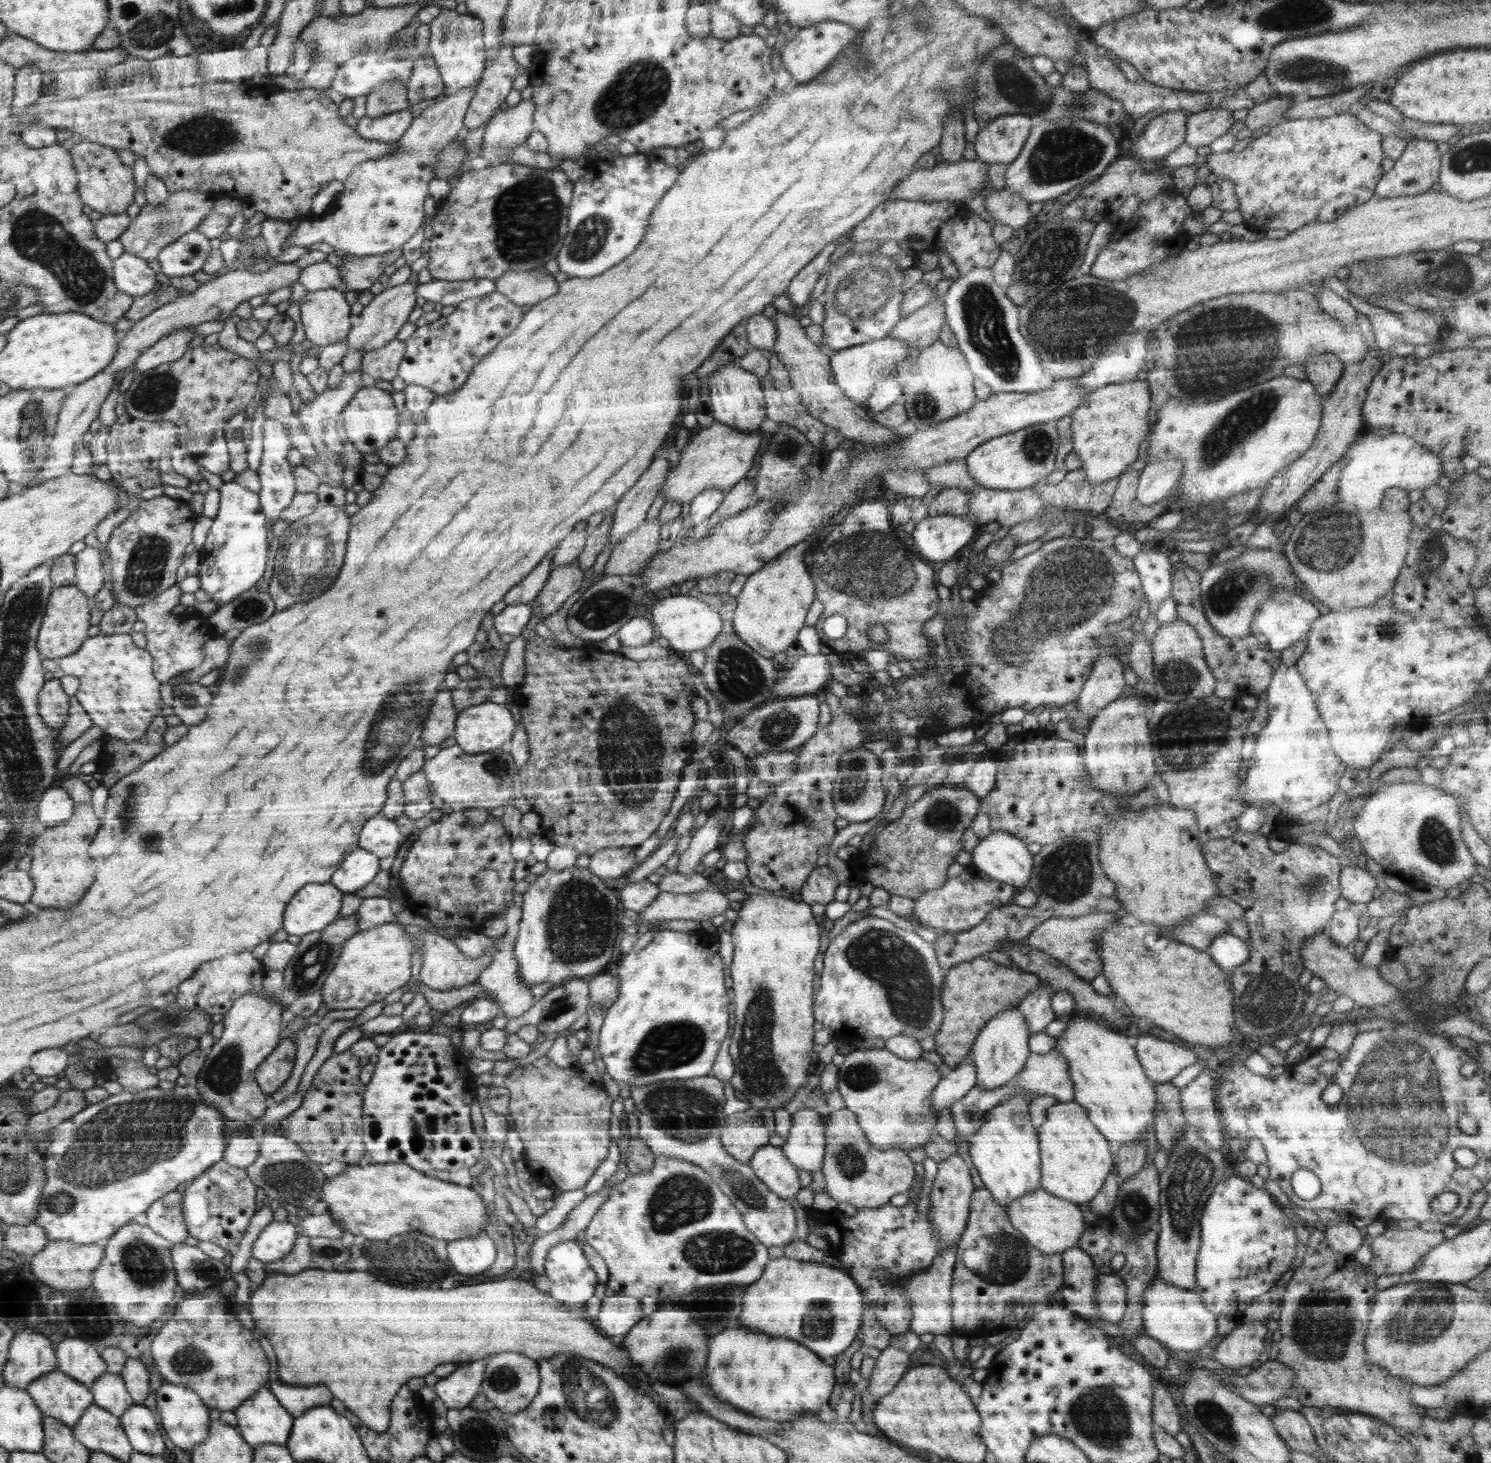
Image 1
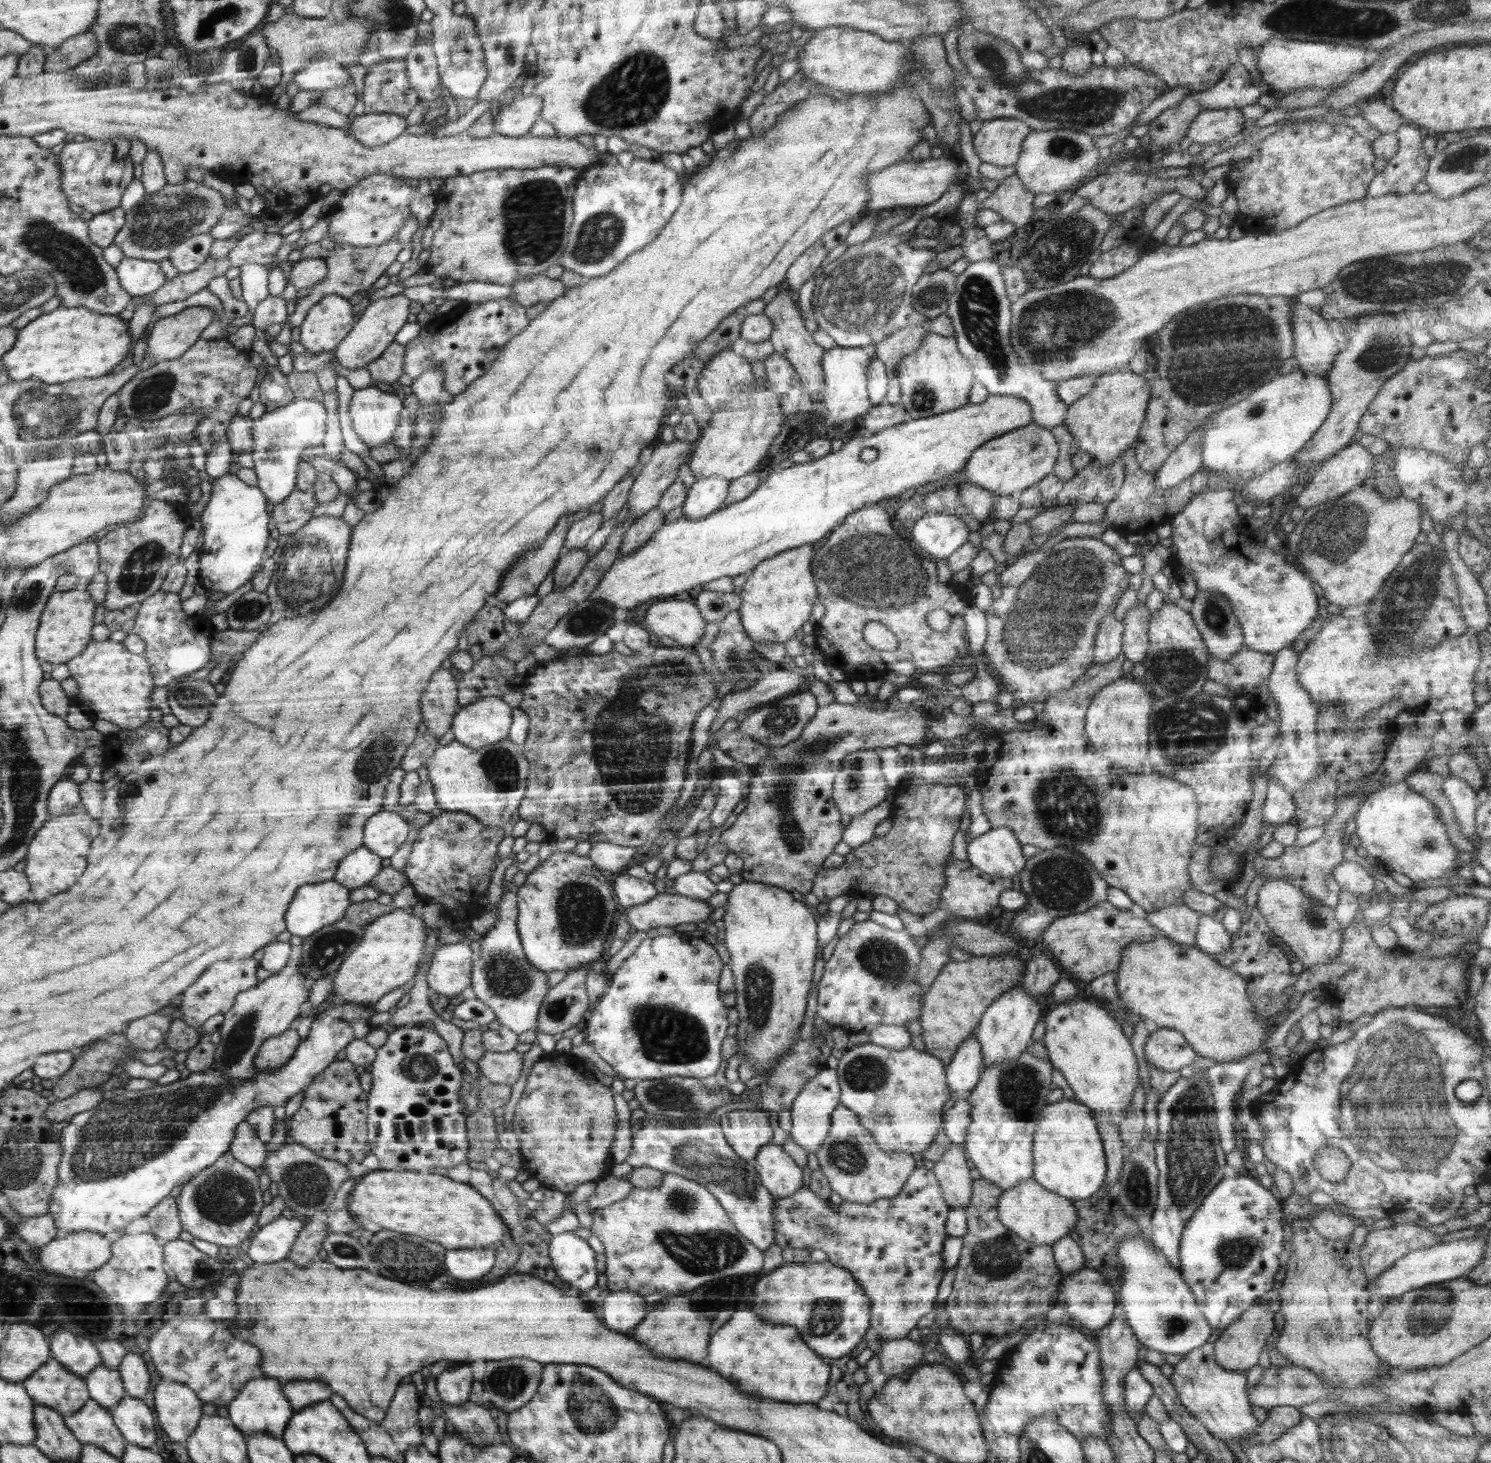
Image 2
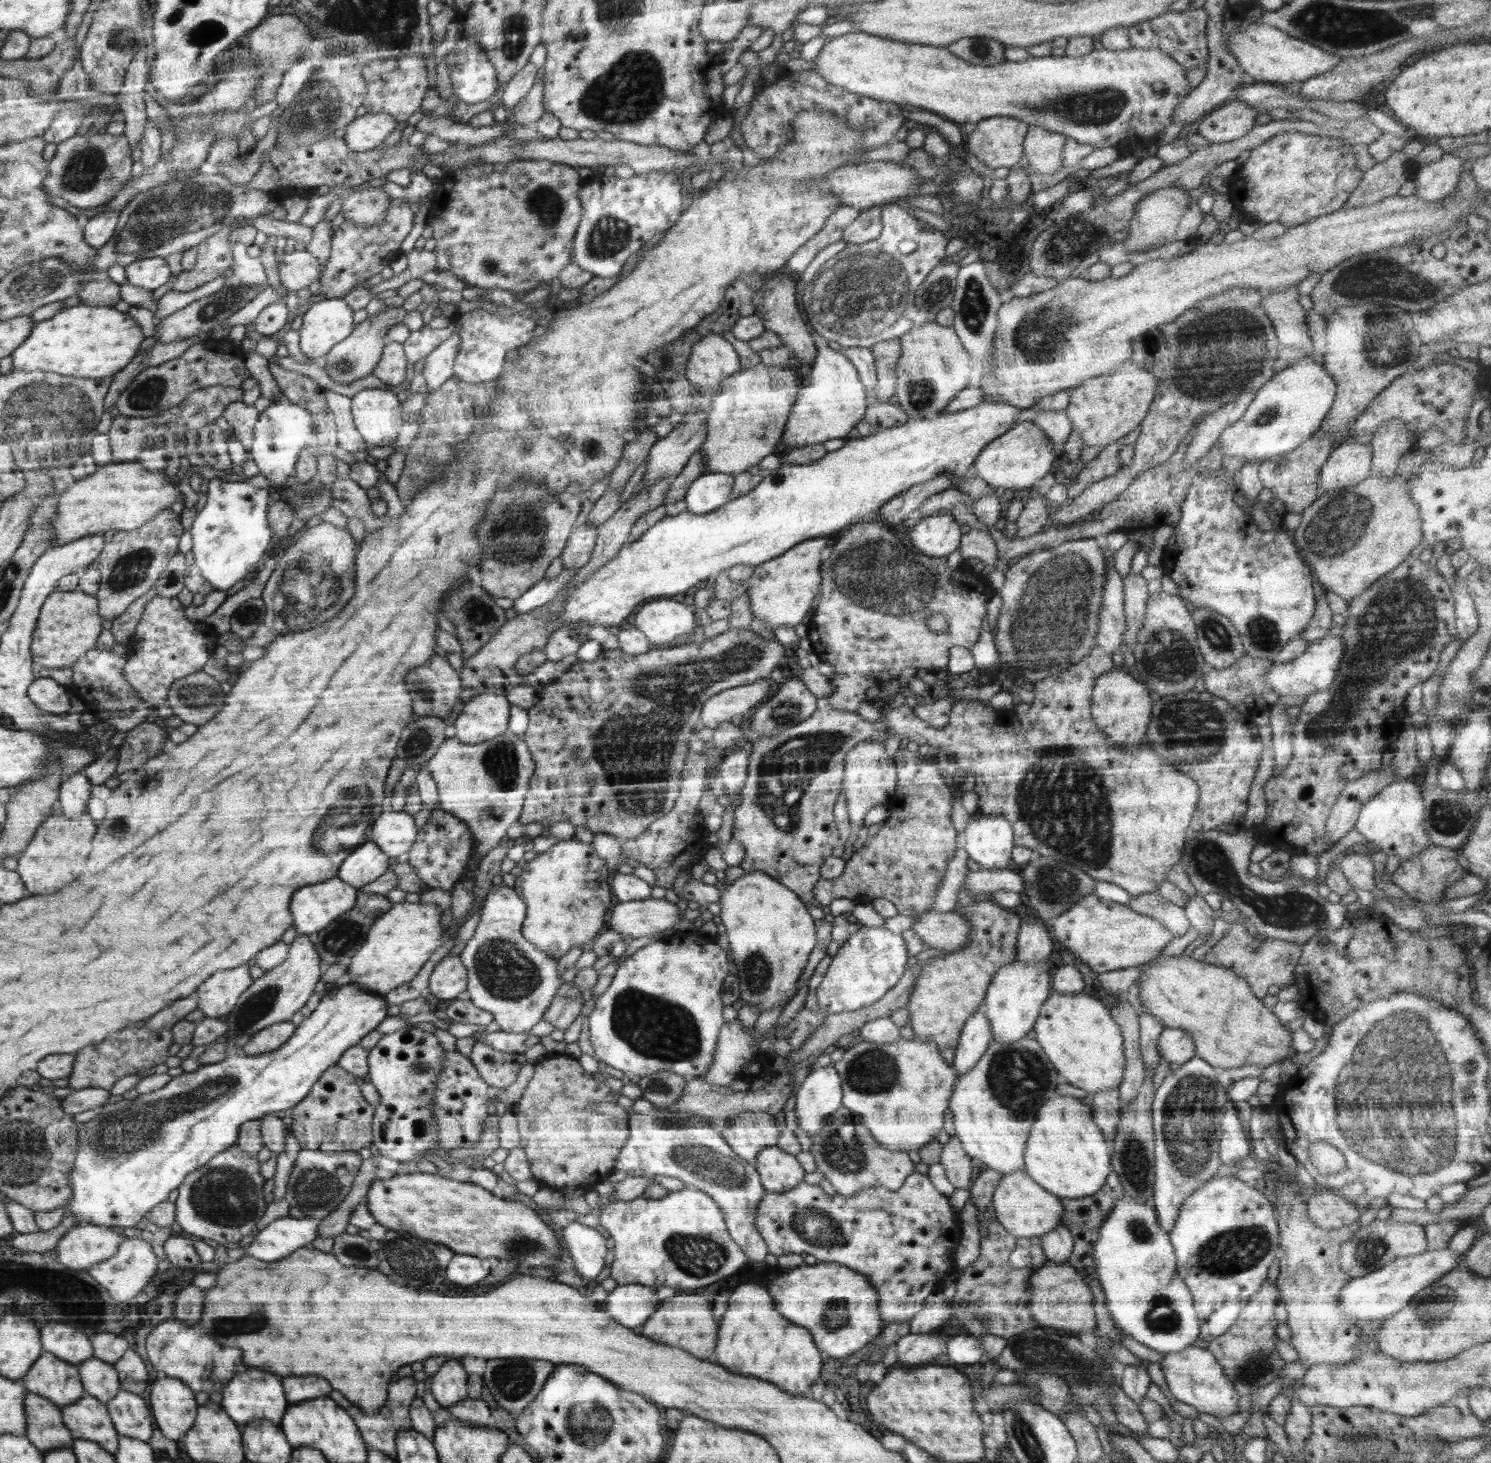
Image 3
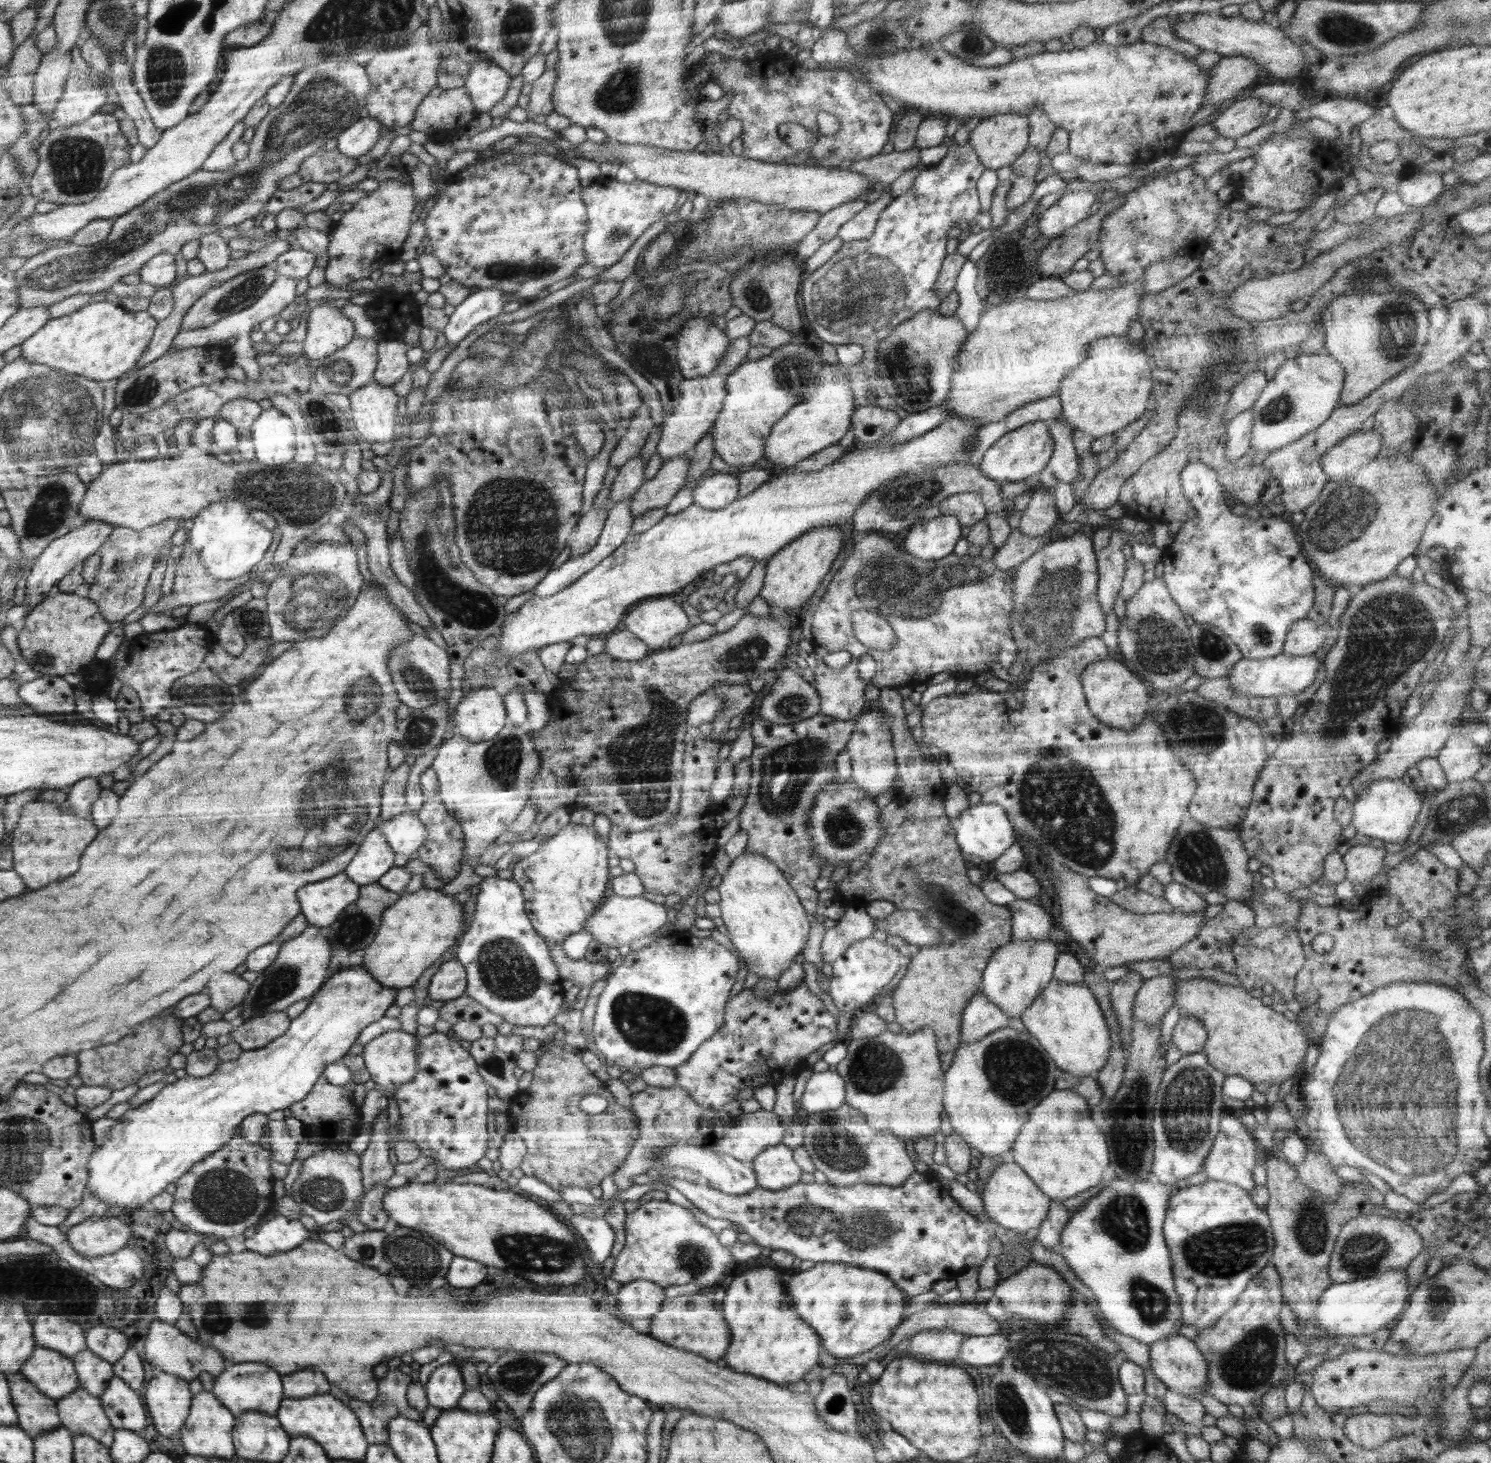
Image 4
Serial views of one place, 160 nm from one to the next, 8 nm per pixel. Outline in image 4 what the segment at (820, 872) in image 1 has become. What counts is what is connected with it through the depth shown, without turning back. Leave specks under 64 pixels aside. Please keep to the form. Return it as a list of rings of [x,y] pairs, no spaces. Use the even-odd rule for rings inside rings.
[[[921,756],[916,757],[902,757],[898,759],[898,776],[900,779],[900,790],[895,794],[895,800],[899,803],[902,808],[907,810],[906,820],[894,831],[892,834],[885,834],[878,843],[878,846],[874,849],[871,854],[868,863],[865,867],[862,867],[860,871],[856,873],[848,873],[848,875],[840,882],[834,884],[834,891],[836,892],[836,899],[840,899],[850,905],[862,906],[865,908],[871,902],[876,900],[889,900],[894,903],[897,910],[916,910],[918,911],[925,923],[934,930],[940,933],[941,939],[937,945],[934,946],[923,946],[917,953],[913,953],[906,957],[910,958],[910,963],[907,967],[904,977],[900,980],[896,988],[889,994],[889,1002],[893,1005],[895,1010],[895,1021],[900,1024],[903,1028],[904,1033],[911,1033],[918,1031],[921,1028],[928,1027],[933,1030],[935,1039],[937,1042],[939,1057],[943,1072],[945,1073],[950,1068],[952,1059],[954,1058],[955,1052],[959,1047],[961,1040],[961,1016],[964,1012],[966,1003],[980,990],[981,982],[983,979],[983,972],[991,959],[992,954],[997,948],[1003,947],[1010,939],[1013,938],[1013,932],[1011,931],[1012,926],[1012,913],[1006,905],[994,904],[991,900],[986,899],[984,894],[979,890],[974,883],[970,882],[967,875],[968,862],[967,857],[962,853],[962,850],[957,845],[954,837],[954,826],[950,825],[950,818],[946,814],[944,808],[944,799],[947,789],[947,785],[944,782],[944,776],[940,774],[940,768],[936,763],[932,763],[932,760],[924,760]]]

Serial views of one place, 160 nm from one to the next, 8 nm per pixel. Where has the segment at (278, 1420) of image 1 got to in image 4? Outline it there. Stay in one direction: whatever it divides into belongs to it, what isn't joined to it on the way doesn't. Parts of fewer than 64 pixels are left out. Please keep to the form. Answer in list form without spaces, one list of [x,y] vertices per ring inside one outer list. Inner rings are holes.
[[[229,1363],[226,1370],[215,1378],[211,1392],[215,1393],[228,1409],[231,1409],[236,1418],[248,1411],[258,1411],[275,1416],[280,1408],[281,1400],[286,1396],[286,1392],[282,1392],[280,1374],[274,1372],[266,1364]]]

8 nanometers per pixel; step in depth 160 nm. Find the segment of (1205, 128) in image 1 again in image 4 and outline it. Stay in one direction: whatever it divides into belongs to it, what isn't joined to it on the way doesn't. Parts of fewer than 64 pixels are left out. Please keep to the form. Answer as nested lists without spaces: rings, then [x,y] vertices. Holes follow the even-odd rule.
[[[1254,95],[1237,97],[1228,109],[1224,110],[1212,123],[1218,138],[1239,139],[1265,124],[1264,118],[1271,106]]]

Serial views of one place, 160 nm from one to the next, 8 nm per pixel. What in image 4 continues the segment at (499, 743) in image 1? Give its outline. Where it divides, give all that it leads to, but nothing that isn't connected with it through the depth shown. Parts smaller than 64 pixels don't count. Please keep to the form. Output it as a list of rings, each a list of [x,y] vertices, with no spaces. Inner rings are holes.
[[[492,687],[473,690],[458,703],[453,716],[458,735],[483,743],[502,731],[506,711],[502,696]]]

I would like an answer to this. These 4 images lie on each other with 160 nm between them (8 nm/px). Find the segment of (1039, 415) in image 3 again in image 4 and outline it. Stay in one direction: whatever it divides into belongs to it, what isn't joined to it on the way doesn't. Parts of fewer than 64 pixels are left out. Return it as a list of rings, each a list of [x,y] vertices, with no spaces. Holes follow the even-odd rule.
[[[1049,420],[1049,431],[1055,442],[1055,447],[1049,460],[1049,466],[1054,476],[1062,482],[1072,483],[1079,471],[1079,460],[1071,437],[1072,427],[1058,423],[1058,420]]]

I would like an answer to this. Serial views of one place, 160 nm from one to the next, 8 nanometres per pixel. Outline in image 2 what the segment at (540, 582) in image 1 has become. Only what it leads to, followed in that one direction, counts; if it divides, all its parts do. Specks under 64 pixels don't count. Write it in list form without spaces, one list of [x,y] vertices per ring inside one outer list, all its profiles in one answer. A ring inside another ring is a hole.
[[[568,516],[556,524],[554,532],[547,536],[535,551],[526,551],[524,558],[520,558],[518,564],[511,568],[508,576],[504,578],[502,586],[494,594],[494,601],[512,603],[536,594],[540,582],[550,574],[550,570],[556,566],[560,550],[566,547],[568,532]]]

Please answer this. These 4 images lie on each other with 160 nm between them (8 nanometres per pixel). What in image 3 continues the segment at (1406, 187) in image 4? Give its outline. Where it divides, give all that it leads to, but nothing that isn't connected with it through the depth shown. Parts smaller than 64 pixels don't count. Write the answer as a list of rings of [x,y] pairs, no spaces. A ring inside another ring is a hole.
[[[1451,152],[1444,153],[1437,162],[1419,168],[1413,180],[1416,188],[1416,197],[1426,202],[1435,202],[1445,199],[1456,189],[1460,176],[1464,174],[1464,166],[1469,162]]]

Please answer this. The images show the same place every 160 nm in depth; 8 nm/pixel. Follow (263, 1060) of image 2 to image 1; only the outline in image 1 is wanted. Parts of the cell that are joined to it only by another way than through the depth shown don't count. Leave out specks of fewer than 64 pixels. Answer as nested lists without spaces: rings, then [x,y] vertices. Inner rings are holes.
[[[283,1039],[260,1065],[256,1080],[259,1080],[260,1088],[263,1092],[268,1092],[269,1097],[284,1088],[284,1084],[292,1076],[295,1059],[298,1058],[296,1047],[292,1040]]]

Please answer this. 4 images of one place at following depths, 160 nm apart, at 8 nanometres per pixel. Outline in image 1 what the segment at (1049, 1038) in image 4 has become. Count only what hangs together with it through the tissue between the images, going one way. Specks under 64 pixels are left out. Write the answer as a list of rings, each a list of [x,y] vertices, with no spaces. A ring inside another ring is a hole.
[[[1071,1015],[1066,1019],[1066,1029],[1055,1038],[1055,1049],[1067,1060],[1069,1077],[1074,1082],[1075,1102],[1087,1111],[1090,1122],[1106,1136],[1106,1140],[1128,1146],[1128,1143],[1144,1139],[1146,1130],[1149,1125],[1154,1126],[1156,1118],[1156,1083],[1145,1075],[1136,1056],[1136,1049],[1128,1043],[1124,1033],[1114,1031],[1110,1025],[1098,1018]]]

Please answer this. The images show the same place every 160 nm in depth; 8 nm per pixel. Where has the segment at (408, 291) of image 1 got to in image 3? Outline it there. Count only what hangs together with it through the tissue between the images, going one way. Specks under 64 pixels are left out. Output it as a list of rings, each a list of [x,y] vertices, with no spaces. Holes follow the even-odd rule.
[[[403,306],[388,308],[382,313],[367,318],[356,326],[342,342],[331,348],[325,355],[325,365],[323,366],[326,374],[338,382],[338,384],[350,384],[354,380],[360,380],[368,376],[381,359],[383,348],[387,345],[386,333],[391,326],[402,323],[407,310]]]

